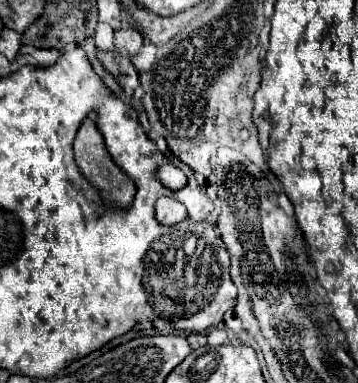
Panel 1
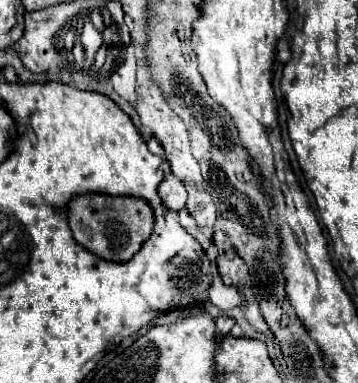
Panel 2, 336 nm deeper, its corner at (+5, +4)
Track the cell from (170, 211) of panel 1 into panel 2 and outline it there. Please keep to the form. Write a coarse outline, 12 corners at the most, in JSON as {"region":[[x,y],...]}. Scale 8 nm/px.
{"region":[[173,173],[161,181],[159,197],[171,211],[187,201],[185,187]]}

